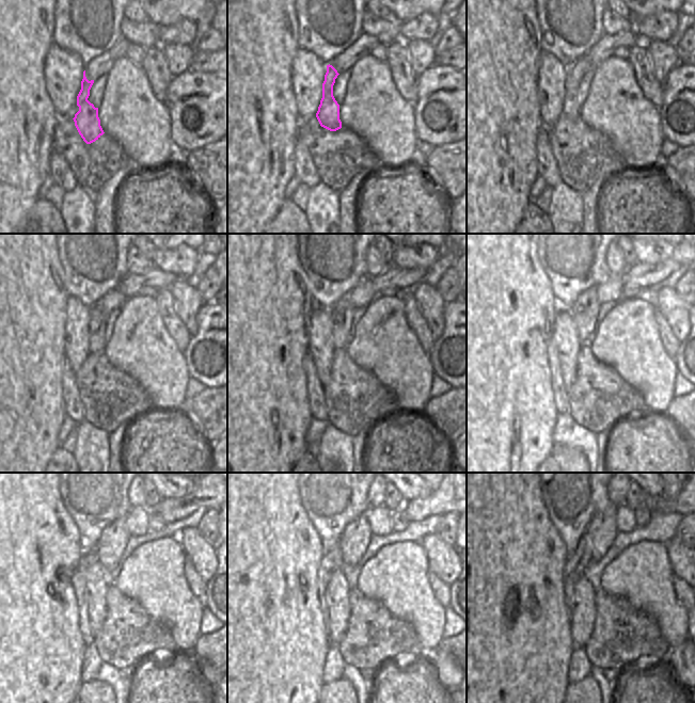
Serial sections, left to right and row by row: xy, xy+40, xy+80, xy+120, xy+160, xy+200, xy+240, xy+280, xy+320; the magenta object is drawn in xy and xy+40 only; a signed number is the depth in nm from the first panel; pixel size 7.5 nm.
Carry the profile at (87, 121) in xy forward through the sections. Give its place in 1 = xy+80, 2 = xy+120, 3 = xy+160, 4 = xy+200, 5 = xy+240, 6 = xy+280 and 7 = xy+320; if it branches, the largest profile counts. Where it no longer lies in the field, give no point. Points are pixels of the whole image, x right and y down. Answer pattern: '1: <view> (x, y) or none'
1: xy+80 (571, 108)
2: xy+120 (98, 317)
3: xy+160 (342, 313)
4: xy+200 (584, 312)
5: xy+240 (112, 542)
6: xy+280 (354, 539)
7: xy+320 (602, 530)

